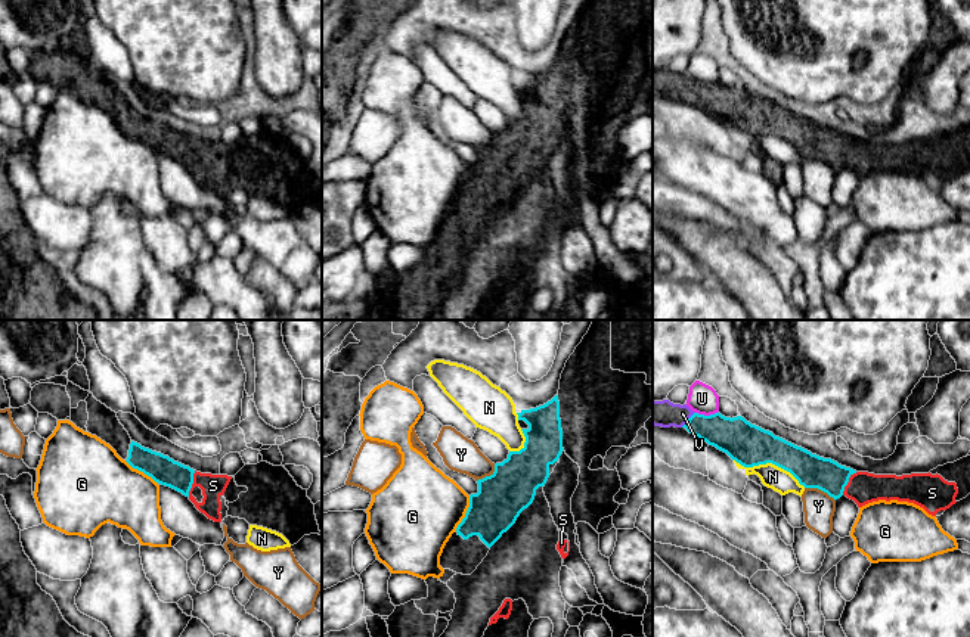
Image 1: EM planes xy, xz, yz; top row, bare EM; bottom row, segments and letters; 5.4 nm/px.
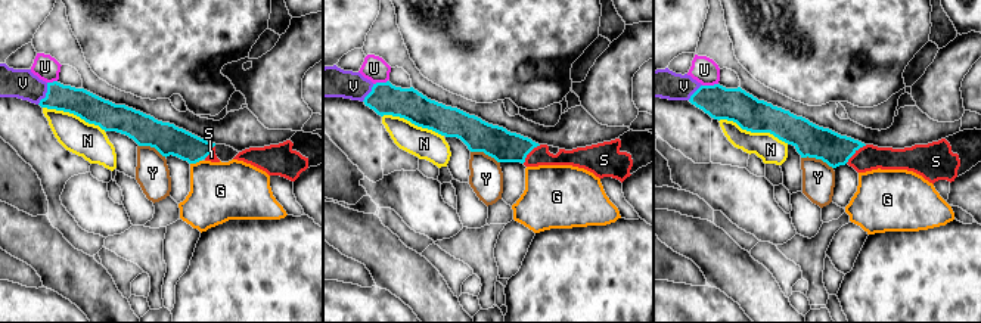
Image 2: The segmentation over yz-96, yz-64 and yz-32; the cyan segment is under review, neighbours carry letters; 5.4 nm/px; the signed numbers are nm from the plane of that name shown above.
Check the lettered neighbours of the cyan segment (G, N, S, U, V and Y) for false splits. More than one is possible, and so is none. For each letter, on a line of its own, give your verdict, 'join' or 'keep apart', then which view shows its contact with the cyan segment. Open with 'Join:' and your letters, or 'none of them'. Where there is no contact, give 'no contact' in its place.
Join: S, V
G: keep apart; contact in xz
N: keep apart; contact in yz
S: join; contact in xy
U: keep apart; contact in yz
V: join; contact in yz
Y: keep apart; contact in yz

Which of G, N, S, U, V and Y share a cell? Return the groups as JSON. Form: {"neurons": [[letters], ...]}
{"neurons": [["G"], ["N"], ["S", "V"], ["U"], ["Y"]]}

